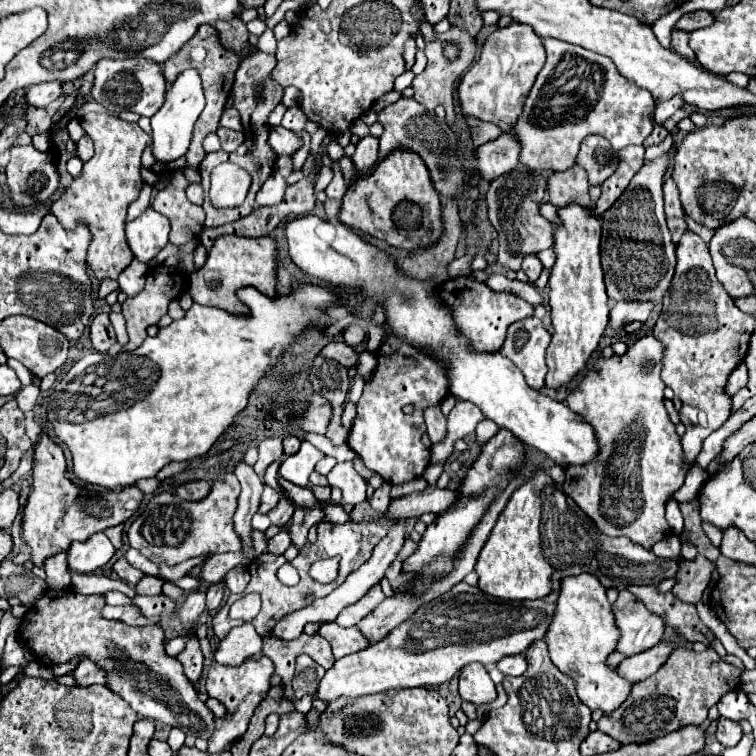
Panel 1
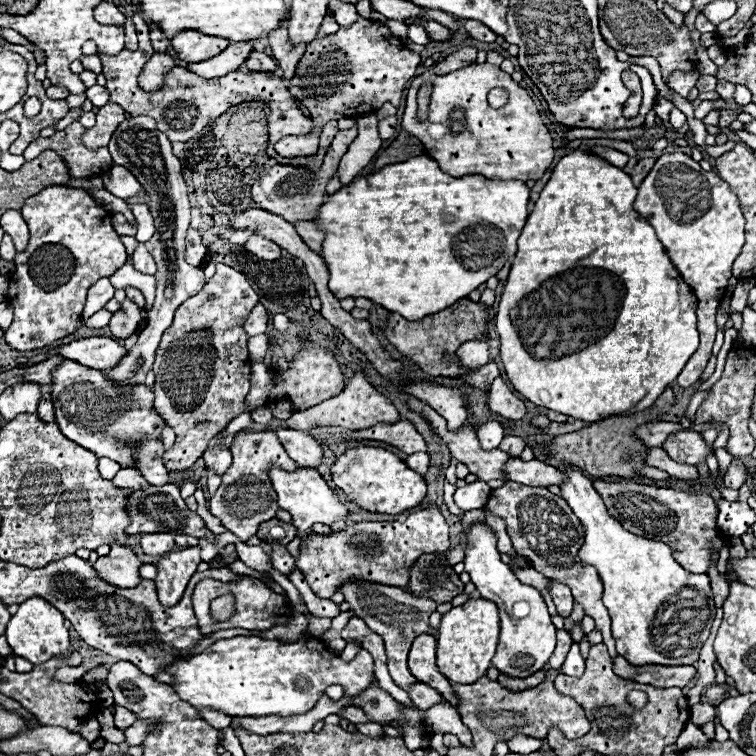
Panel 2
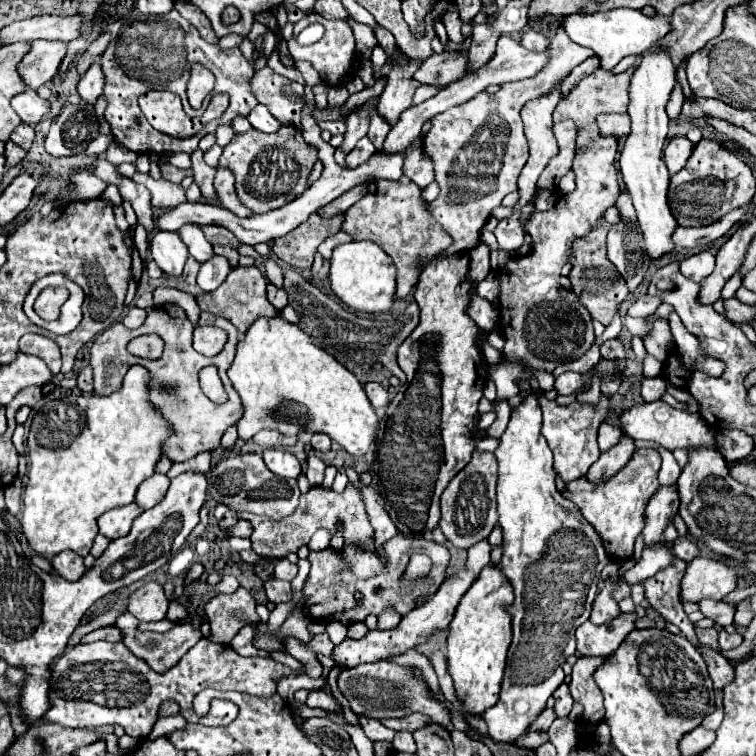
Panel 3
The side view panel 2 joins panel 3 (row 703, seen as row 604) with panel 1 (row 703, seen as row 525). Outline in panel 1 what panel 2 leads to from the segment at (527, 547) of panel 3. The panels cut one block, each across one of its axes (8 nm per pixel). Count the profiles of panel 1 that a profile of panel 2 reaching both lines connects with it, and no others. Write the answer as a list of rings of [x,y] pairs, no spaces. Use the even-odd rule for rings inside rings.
[[[468,664],[460,670],[460,696],[472,704],[488,704],[496,698],[494,682],[490,680],[486,668],[482,664]]]

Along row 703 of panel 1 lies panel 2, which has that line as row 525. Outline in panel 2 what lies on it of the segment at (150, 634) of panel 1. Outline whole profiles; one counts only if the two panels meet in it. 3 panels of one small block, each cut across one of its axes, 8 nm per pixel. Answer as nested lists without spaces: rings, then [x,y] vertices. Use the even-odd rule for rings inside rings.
[[[150,486],[148,490],[134,490],[128,494],[126,510],[130,516],[130,524],[126,526],[126,534],[152,534],[152,532],[170,532],[170,534],[194,534],[196,538],[210,534],[204,526],[202,518],[188,510],[186,506],[174,506],[174,488],[178,486]]]

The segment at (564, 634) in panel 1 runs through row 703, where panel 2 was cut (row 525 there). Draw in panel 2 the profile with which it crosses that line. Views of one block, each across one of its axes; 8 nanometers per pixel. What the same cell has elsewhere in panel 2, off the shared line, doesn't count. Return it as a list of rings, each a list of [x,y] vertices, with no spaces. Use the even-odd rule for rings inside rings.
[[[566,470],[564,474],[566,482],[560,486],[562,498],[570,504],[584,526],[584,544],[578,552],[580,564],[594,566],[602,578],[602,600],[612,618],[612,636],[616,640],[618,654],[634,666],[694,664],[704,640],[710,634],[716,612],[708,574],[692,574],[684,570],[674,560],[672,548],[664,542],[624,530],[622,524],[608,514],[600,494],[582,472]],[[684,588],[694,592],[692,600],[688,600],[688,608],[662,608],[678,602]]]

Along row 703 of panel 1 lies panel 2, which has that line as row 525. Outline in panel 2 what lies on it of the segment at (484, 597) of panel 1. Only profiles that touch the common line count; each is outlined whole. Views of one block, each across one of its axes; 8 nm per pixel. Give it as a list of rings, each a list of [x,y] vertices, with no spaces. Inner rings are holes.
[[[274,468],[274,470],[270,470],[270,478],[274,482],[274,490],[278,494],[280,508],[292,514],[294,526],[300,532],[310,530],[310,526],[314,526],[314,524],[326,524],[326,526],[330,526],[332,522],[346,520],[346,516],[350,514],[348,504],[342,502],[342,498],[338,496],[338,492],[332,490],[326,484],[326,480],[318,474],[318,470],[298,468],[294,472],[284,472],[284,470]]]

